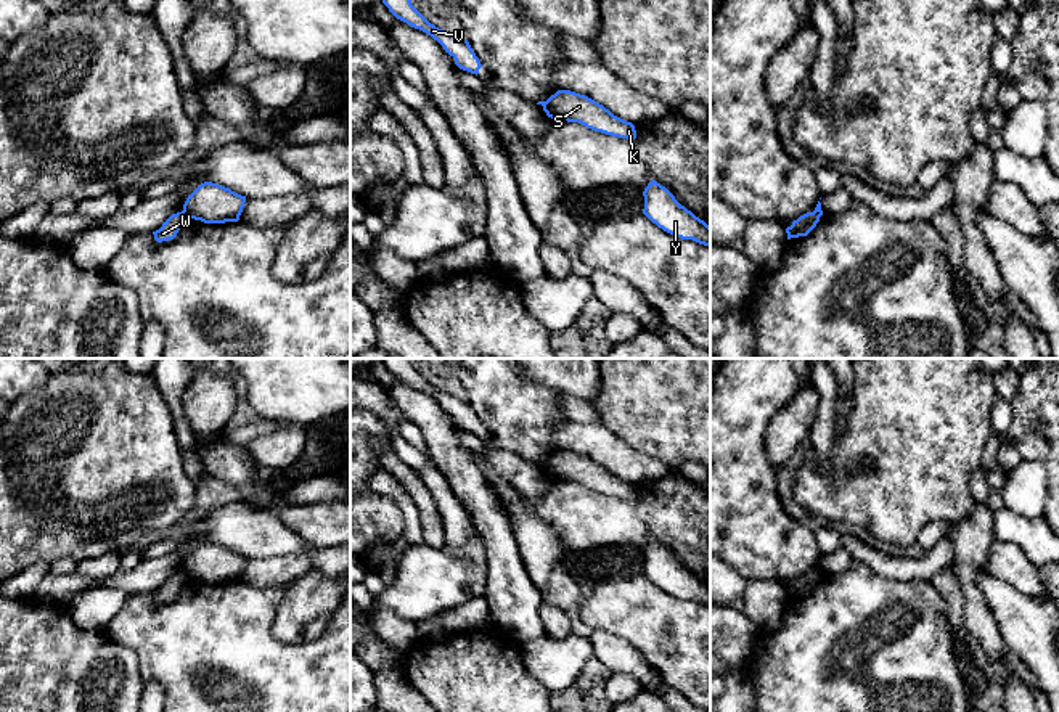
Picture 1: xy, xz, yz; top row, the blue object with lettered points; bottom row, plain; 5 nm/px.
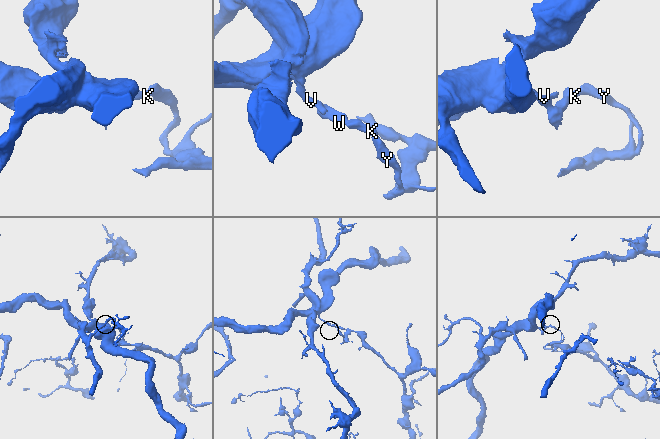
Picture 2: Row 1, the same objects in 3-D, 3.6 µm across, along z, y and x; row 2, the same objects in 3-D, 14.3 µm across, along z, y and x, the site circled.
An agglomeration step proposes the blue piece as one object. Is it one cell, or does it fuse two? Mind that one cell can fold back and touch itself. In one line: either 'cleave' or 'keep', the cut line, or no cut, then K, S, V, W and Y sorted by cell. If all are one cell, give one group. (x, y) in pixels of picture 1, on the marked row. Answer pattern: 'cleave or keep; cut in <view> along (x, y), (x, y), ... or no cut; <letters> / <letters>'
cleave; cut in xy along (182, 211), (188, 217); K S Y / V W

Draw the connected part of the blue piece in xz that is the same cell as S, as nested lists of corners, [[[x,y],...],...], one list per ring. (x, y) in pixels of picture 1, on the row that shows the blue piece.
[[[558,90],[551,95],[543,103],[543,111],[551,119],[579,122],[595,132],[627,140],[636,138],[636,130],[632,122],[614,116],[595,100],[570,90]]]

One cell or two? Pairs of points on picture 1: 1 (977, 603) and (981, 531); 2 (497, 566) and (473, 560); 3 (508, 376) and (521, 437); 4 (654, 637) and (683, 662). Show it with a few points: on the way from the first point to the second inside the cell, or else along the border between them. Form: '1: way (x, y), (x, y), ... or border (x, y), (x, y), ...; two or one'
1: way (969, 585), (969, 548); one
2: border (474, 527), (486, 556), (484, 595); two
3: way (508, 391), (508, 404), (521, 417), (521, 423); one
4: way (664, 637), (682, 653); one

